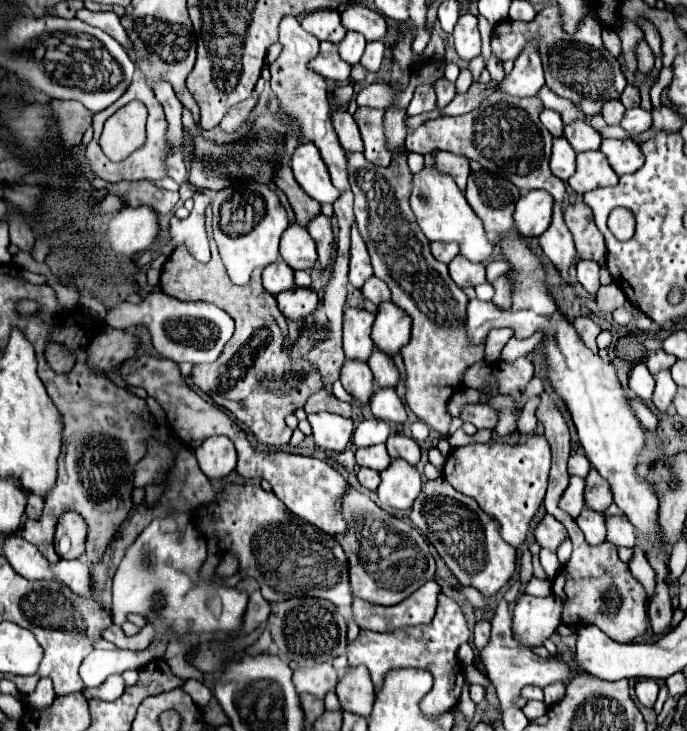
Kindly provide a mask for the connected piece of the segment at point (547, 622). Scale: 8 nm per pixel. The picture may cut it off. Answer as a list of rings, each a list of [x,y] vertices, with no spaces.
[[[519,595],[513,609],[513,633],[525,647],[543,645],[561,625],[563,601],[555,595],[533,597]]]

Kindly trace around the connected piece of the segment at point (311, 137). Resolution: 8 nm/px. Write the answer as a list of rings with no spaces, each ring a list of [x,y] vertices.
[[[283,17],[283,21],[279,23],[279,43],[283,45],[283,51],[277,57],[277,61],[269,65],[269,69],[271,69],[271,89],[279,99],[281,111],[297,121],[301,137],[305,141],[313,143],[319,149],[319,153],[321,153],[321,157],[323,157],[323,161],[329,169],[333,185],[339,191],[343,191],[343,189],[349,187],[347,155],[345,155],[345,149],[339,145],[337,133],[331,125],[331,117],[329,117],[331,93],[327,89],[325,77],[321,77],[319,73],[315,73],[309,67],[309,61],[315,59],[317,53],[319,53],[319,41],[315,37],[311,37],[311,33],[303,31],[301,23],[295,17]]]

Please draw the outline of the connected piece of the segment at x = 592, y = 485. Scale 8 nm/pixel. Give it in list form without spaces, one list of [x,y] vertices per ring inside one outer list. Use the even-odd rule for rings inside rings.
[[[591,467],[589,475],[585,477],[585,507],[603,513],[611,503],[613,503],[611,485],[597,473],[595,467]]]

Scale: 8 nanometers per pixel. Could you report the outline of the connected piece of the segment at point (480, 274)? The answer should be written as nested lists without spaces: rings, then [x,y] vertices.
[[[457,255],[451,263],[449,263],[449,273],[451,279],[459,285],[459,287],[475,287],[479,283],[485,283],[485,265],[481,263],[473,263],[463,255]]]

